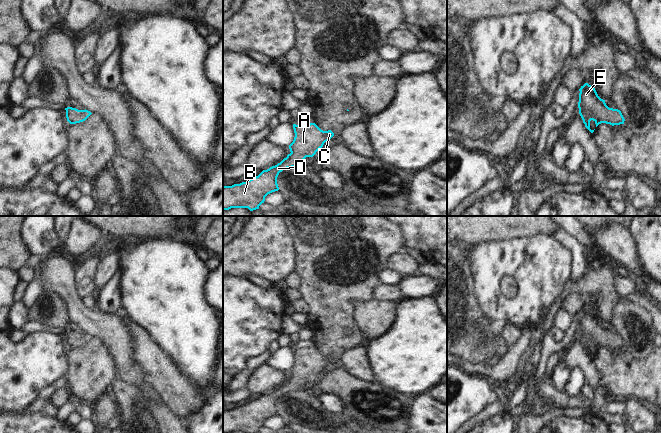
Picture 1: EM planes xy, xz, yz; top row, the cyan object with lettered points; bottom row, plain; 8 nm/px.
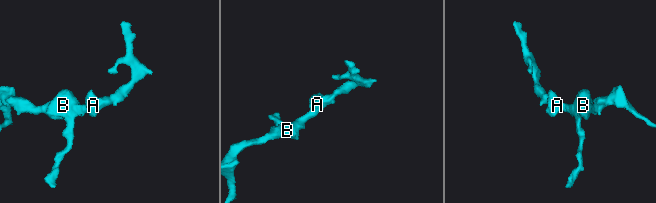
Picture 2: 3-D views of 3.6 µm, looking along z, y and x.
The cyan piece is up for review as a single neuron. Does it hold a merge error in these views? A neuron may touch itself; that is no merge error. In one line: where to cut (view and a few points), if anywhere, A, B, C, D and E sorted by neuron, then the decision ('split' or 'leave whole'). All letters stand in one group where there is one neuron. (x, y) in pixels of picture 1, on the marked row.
no cut; A B C D E; leave whole

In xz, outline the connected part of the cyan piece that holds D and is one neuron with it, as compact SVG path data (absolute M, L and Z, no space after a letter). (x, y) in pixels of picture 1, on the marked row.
M315 123L293 124L293 129L295 137L289 145L291 153L280 163L246 182L223 186L223 211L231 208L259 209L268 194L279 190L277 177L280 172L301 165L306 157L313 157L334 136L331 130L323 131Z

